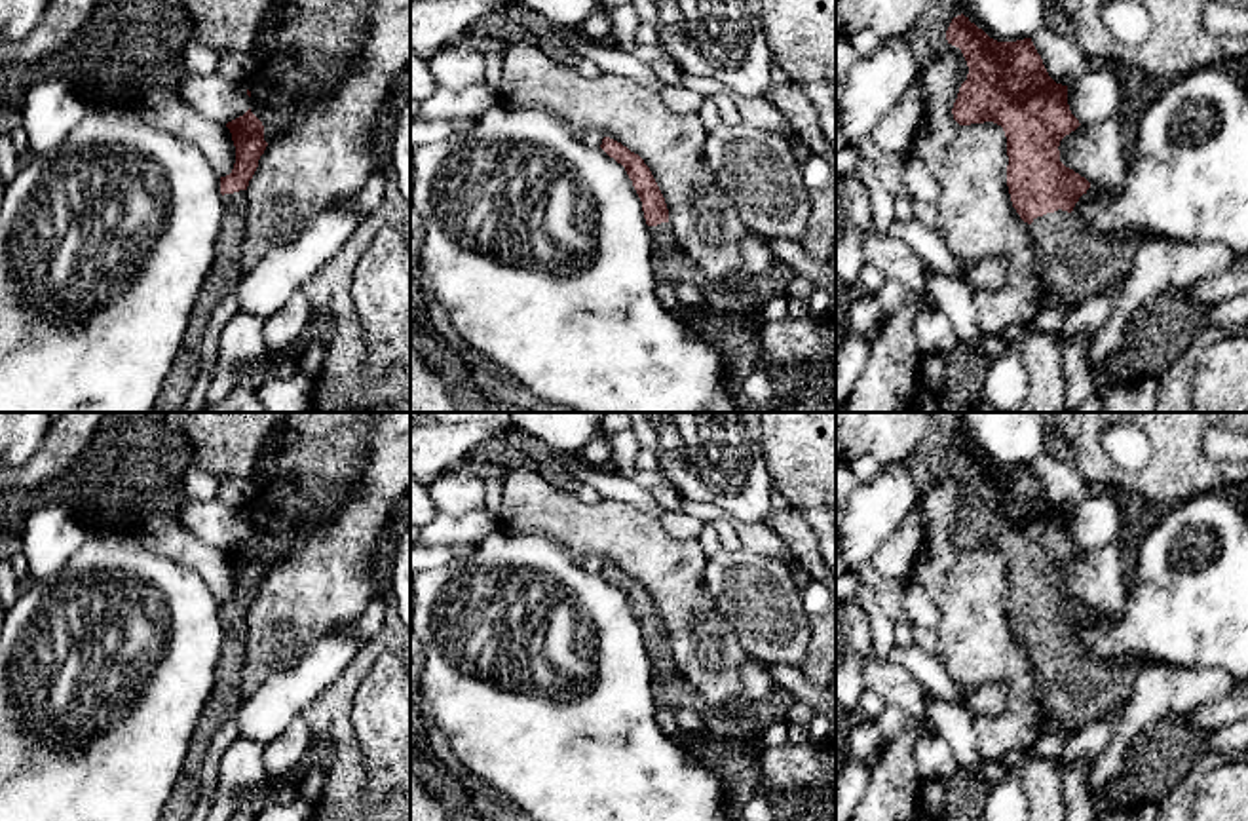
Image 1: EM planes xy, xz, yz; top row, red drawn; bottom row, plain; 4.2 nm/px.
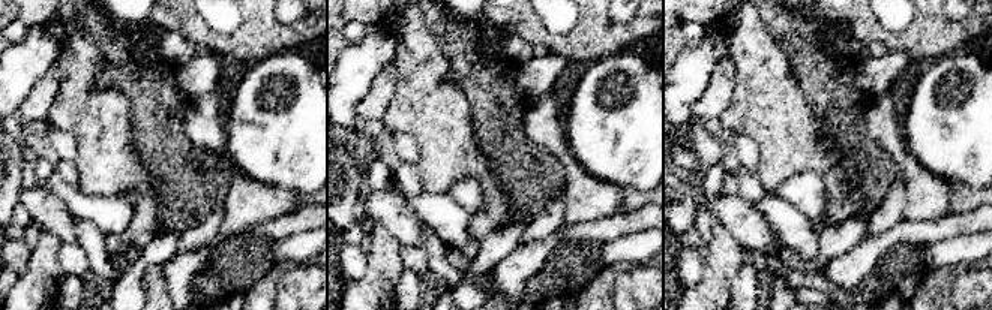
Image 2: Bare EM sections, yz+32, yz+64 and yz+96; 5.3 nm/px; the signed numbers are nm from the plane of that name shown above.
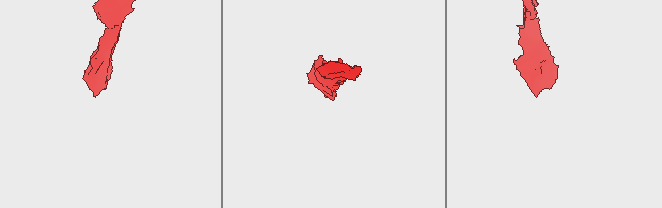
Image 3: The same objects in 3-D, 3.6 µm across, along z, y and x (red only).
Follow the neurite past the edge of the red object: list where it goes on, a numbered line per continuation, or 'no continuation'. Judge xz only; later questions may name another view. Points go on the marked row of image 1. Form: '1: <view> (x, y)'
1: xz (669, 263)

